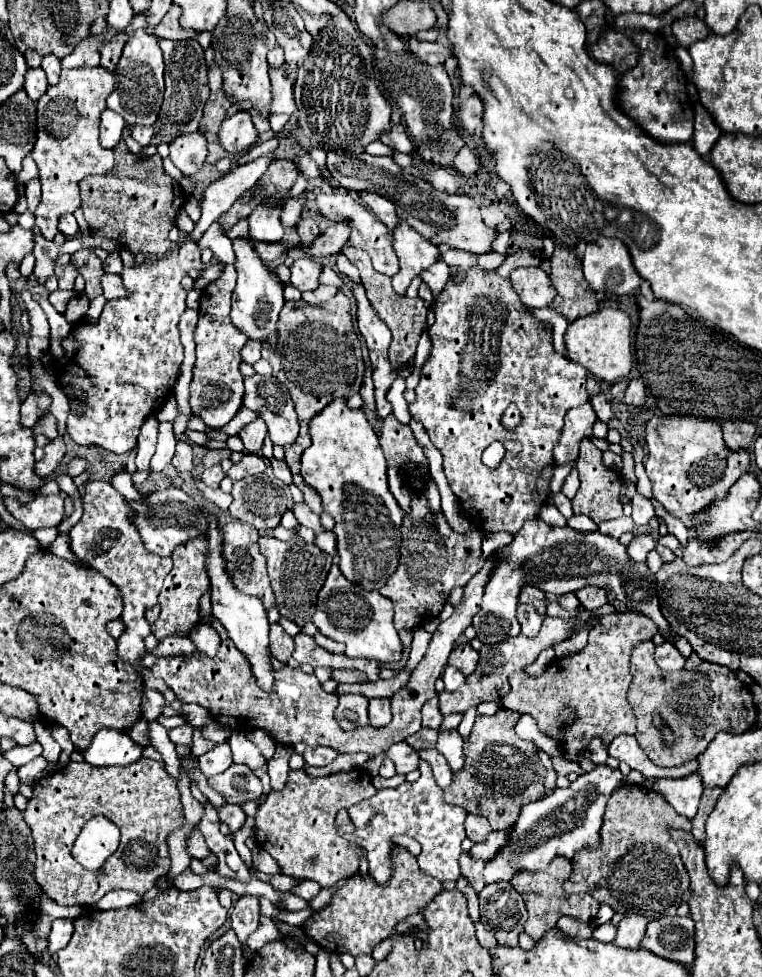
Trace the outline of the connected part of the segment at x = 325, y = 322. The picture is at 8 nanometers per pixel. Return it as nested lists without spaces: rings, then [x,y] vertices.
[[[337,293],[333,299],[321,305],[309,305],[303,299],[287,301],[277,321],[277,345],[269,347],[267,343],[263,343],[263,359],[273,365],[273,375],[287,385],[295,403],[295,411],[299,415],[301,431],[293,445],[285,445],[285,463],[289,465],[293,473],[293,483],[301,489],[305,503],[315,509],[315,513],[323,513],[319,505],[319,495],[299,474],[299,459],[301,453],[311,445],[311,419],[333,399],[347,399],[353,393],[359,393],[363,383],[365,367],[361,359],[359,337],[355,333],[353,317],[349,313],[349,299],[343,293]]]

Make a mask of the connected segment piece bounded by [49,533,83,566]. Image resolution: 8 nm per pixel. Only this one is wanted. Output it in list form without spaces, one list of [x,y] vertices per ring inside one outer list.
[[[68,533],[59,534],[49,547],[49,551],[57,557],[67,559],[80,566],[83,565],[83,563],[74,556],[70,549],[70,537]]]

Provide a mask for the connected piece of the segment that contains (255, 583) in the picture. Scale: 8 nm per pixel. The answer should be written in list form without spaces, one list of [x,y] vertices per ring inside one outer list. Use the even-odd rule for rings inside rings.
[[[229,521],[223,527],[223,535],[225,535],[225,561],[227,561],[227,571],[231,573],[235,585],[239,585],[239,589],[243,589],[243,593],[251,593],[261,597],[265,609],[269,609],[271,605],[275,605],[275,597],[269,585],[269,577],[267,577],[267,567],[263,561],[263,555],[257,549],[257,529],[251,529],[251,525],[241,523],[241,521]]]

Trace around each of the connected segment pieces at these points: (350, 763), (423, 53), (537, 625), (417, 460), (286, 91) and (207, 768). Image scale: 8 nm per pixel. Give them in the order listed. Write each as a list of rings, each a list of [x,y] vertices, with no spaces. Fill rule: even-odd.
[[[347,753],[347,755],[337,755],[337,759],[323,767],[323,769],[313,769],[313,767],[305,767],[307,775],[311,777],[321,777],[321,775],[331,775],[331,773],[339,773],[339,771],[351,771],[355,767],[363,767],[367,763],[367,755],[365,753]]]
[[[407,39],[407,47],[429,65],[443,65],[451,57],[451,49],[439,43],[421,43],[417,39]]]
[[[519,605],[517,619],[521,625],[521,633],[525,637],[535,637],[541,629],[541,623],[543,623],[543,617],[537,613],[537,609],[533,605]]]
[[[393,415],[385,417],[383,429],[381,429],[381,449],[385,453],[387,465],[395,465],[399,469],[411,471],[413,487],[423,489],[423,479],[427,475],[427,459],[417,445],[411,429],[407,425],[401,425]]]
[[[287,61],[279,69],[269,69],[269,75],[271,75],[271,85],[273,85],[271,115],[279,113],[292,115],[297,111],[293,95],[293,83],[297,77],[297,63]]]
[[[219,743],[215,749],[211,749],[209,753],[199,757],[199,769],[205,777],[223,773],[229,765],[231,765],[231,749],[229,743]]]

